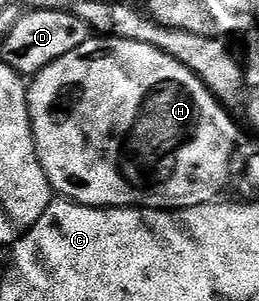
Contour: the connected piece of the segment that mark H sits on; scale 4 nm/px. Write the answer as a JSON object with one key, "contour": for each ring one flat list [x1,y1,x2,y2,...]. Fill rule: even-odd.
{"contour":[[99,36,86,40,73,54,65,54,65,58,57,58,45,70,41,70,30,81,27,90,27,105,31,129,35,139,37,158,45,170,45,178,49,178,52,193,74,204,84,204,90,208,200,208,203,204,213,204,227,188,227,179,231,176,231,159,235,156,235,147,239,144,239,128,230,111,220,104,217,97,210,92,193,74,193,70,185,70,181,62,169,58,161,50,153,46,145,46,145,42,129,42,112,36]]}

